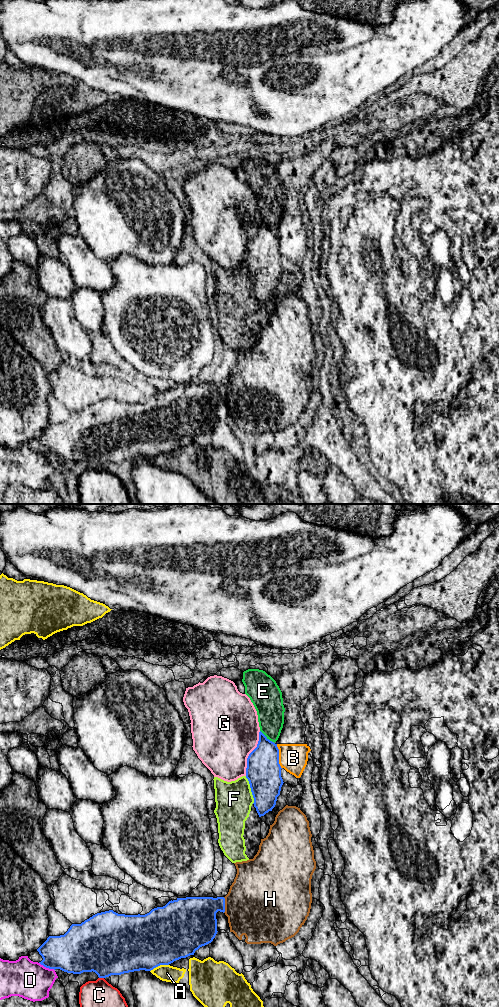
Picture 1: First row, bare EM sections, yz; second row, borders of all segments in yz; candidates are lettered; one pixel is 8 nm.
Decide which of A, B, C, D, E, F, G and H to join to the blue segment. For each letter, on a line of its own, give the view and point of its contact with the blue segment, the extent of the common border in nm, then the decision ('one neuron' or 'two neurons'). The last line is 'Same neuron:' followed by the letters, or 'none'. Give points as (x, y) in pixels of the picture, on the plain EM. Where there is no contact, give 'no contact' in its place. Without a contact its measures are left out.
A: yz (159, 453) | 160 nm | two neurons
B: yz (278, 244) | 200 nm | two neurons
C: yz (101, 465) | 40 nm | two neurons
D: yz (47, 455) | 140 nm | two neurons
E: yz (266, 225) | 160 nm | two neurons
F: yz (251, 278) | 240 nm | two neurons
G: yz (250, 241) | 380 nm | two neurons
H: yz (224, 393) | 130 nm | two neurons
Same neuron: none

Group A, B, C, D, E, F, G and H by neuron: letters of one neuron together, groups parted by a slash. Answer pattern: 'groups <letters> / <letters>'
groups A / B E / C / D / F / G / H

